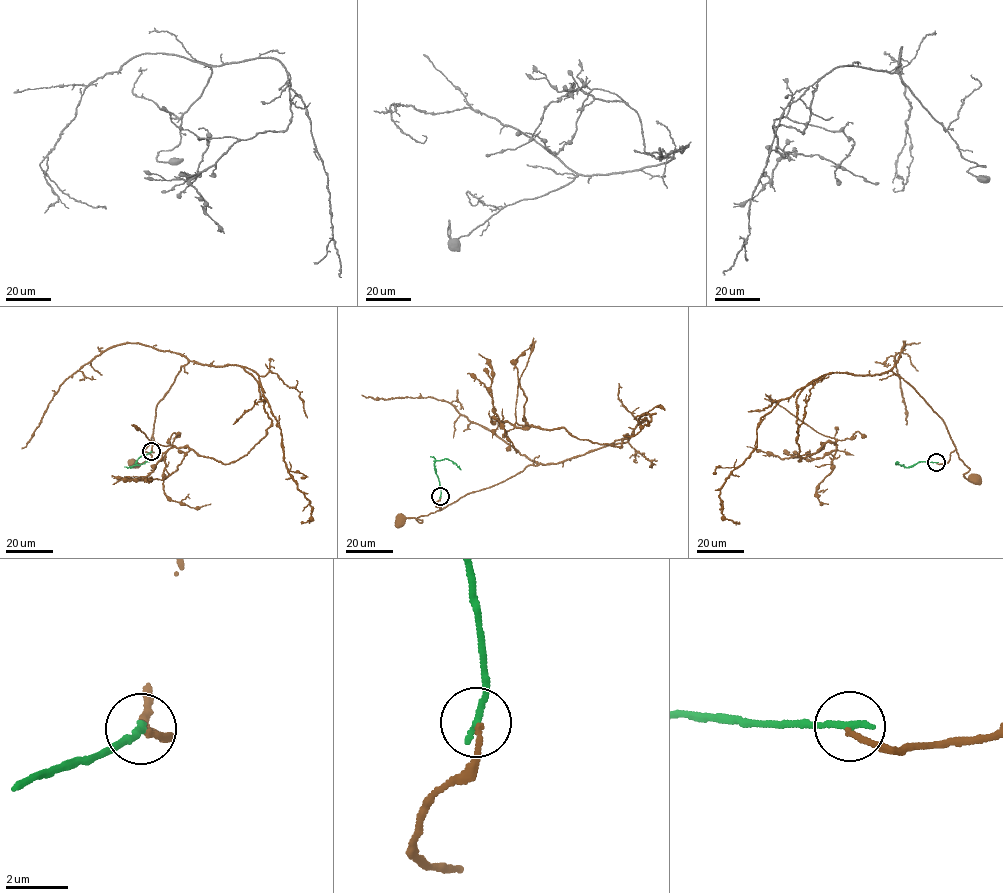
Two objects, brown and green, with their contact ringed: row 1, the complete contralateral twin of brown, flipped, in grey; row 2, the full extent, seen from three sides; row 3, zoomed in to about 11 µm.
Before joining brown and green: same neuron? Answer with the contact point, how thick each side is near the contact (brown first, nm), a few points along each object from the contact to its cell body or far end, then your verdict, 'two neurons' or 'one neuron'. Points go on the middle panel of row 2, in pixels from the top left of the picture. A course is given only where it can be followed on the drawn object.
place (440, 496); calibres 140 and 240 nm; course brown (440, 496), (435, 506), (441, 507), (439, 510), (421, 515), (417, 519), (421, 522), (412, 518), (399, 520); course green (440, 496), (434, 462), (447, 459), (461, 469); two neurons

